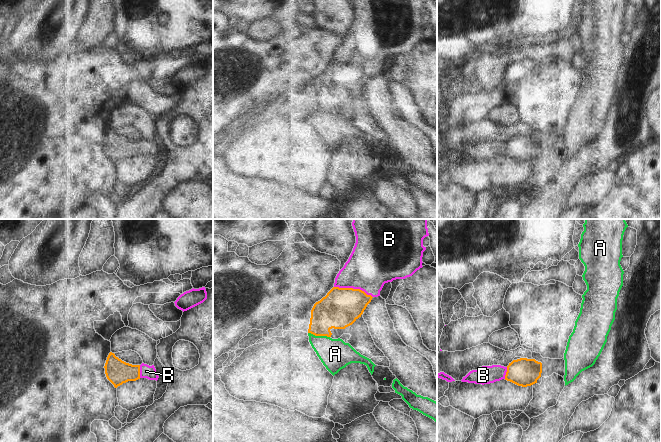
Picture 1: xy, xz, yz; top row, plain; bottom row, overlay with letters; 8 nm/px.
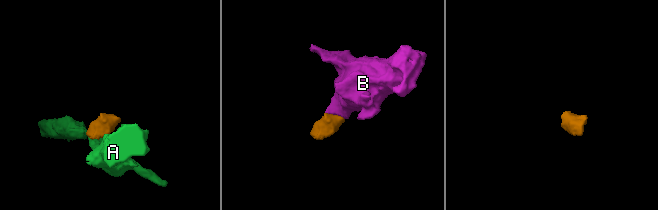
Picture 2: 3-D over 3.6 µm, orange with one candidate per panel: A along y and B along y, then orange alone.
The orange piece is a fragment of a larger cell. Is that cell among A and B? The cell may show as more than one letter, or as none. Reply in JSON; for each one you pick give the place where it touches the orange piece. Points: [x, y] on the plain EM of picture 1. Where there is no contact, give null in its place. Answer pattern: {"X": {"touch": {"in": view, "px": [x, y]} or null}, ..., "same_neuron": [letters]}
{"B": {"touch": {"in": "xz", "px": [352, 64]}}, "same_neuron": ["B"]}

